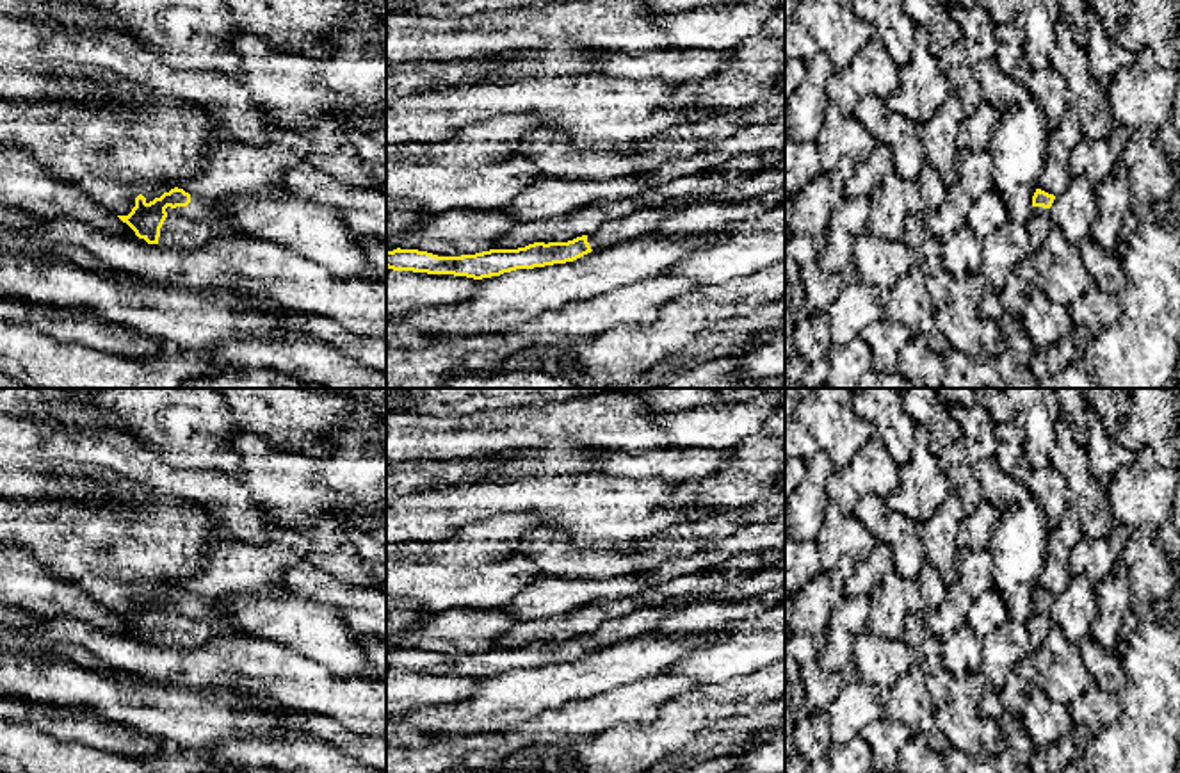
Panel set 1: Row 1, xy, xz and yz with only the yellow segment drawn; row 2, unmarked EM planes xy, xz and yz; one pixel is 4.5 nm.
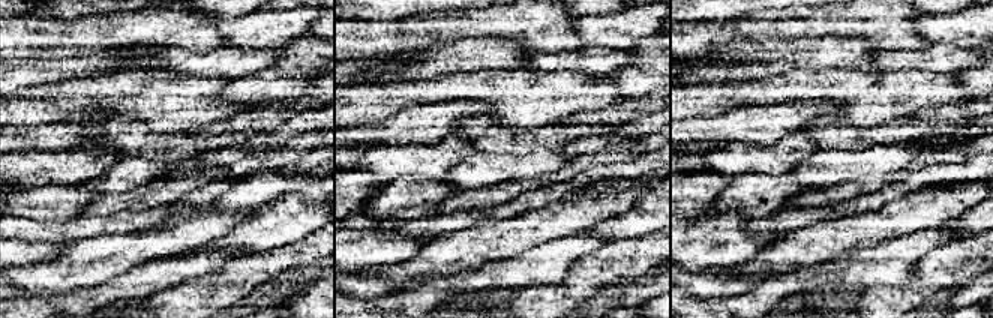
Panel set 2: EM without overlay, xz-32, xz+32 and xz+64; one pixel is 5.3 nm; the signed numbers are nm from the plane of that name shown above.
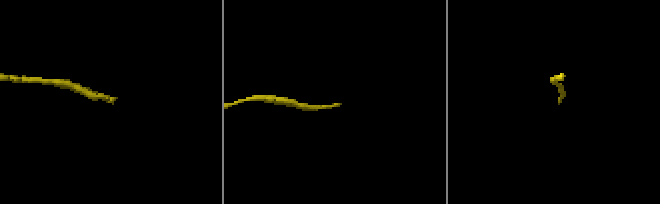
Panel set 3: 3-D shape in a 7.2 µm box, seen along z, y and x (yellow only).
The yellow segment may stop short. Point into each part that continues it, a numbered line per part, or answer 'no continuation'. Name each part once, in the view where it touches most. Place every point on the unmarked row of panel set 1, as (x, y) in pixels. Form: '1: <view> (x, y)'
1: xy (203, 618)

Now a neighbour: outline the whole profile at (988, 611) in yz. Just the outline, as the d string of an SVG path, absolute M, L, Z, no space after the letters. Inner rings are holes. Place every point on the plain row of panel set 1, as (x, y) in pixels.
M993 588L972 600L966 625L982 639L1002 627L1009 618L1009 604L1000 591Z

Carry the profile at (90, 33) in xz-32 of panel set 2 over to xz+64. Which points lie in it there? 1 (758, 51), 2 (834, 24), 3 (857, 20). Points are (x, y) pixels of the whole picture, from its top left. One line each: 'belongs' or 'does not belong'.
1: does not belong
2: belongs
3: belongs

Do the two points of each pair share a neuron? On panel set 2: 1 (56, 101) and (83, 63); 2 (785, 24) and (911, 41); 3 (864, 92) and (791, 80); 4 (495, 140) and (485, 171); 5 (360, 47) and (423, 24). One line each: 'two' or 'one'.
1: two
2: one
3: one
4: two
5: one

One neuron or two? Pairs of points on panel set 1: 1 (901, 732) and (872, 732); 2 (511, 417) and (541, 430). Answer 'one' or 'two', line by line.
1: one
2: one

